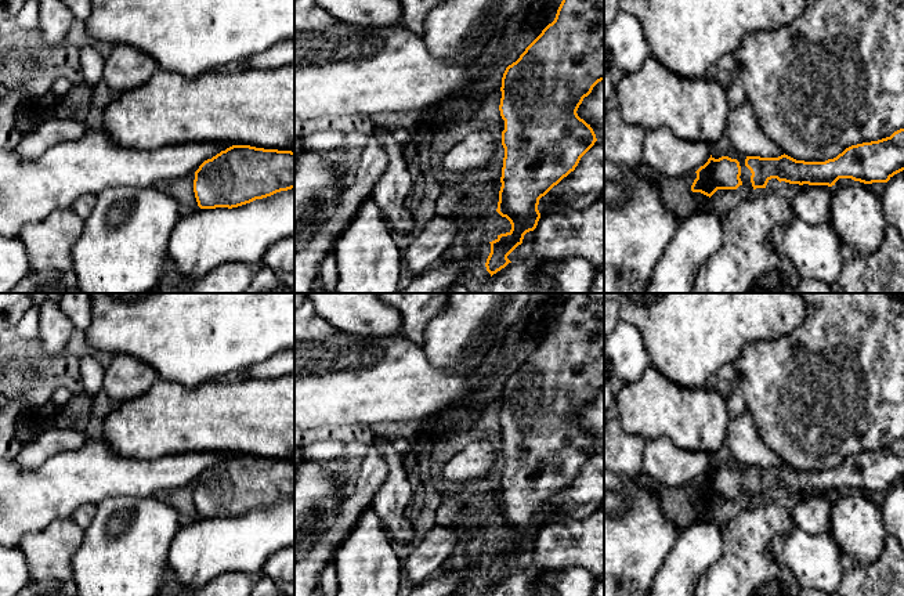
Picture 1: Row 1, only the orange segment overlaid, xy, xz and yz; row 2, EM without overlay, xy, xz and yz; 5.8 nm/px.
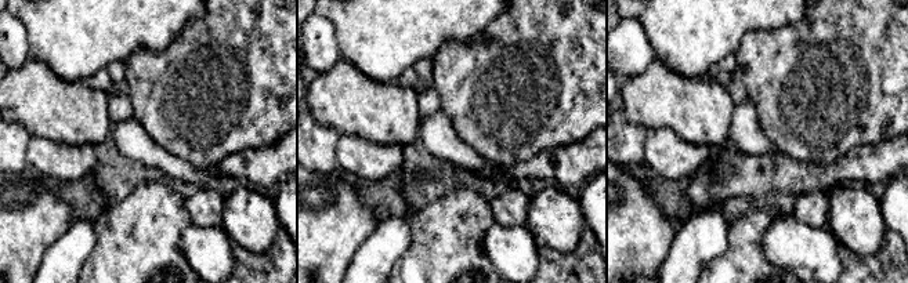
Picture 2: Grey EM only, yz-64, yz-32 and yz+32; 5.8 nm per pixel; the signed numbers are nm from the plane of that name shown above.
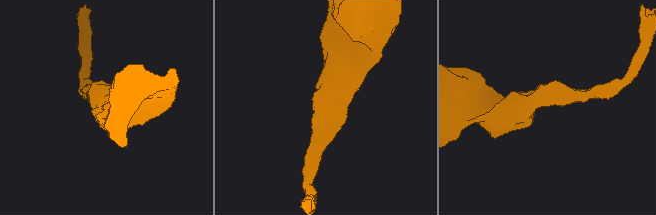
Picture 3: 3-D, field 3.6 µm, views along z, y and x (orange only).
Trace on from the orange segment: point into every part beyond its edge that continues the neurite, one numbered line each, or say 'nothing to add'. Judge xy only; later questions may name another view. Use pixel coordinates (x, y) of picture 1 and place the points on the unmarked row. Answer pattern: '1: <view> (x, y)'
nothing to add

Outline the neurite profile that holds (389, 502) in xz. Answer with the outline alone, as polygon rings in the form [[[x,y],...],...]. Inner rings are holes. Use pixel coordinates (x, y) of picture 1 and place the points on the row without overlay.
[[[375,434],[373,441],[384,458],[388,473],[372,498],[372,507],[386,527],[390,539],[409,545],[415,539],[412,521],[405,516],[405,507],[413,496],[413,488],[404,467],[404,455],[393,447],[393,441]]]

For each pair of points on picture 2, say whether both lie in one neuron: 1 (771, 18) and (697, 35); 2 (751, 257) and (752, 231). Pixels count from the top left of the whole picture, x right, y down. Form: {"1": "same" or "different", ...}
{"1": "same", "2": "same"}

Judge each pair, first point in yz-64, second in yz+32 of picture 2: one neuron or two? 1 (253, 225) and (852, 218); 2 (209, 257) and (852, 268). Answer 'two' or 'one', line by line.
1: one
2: two

